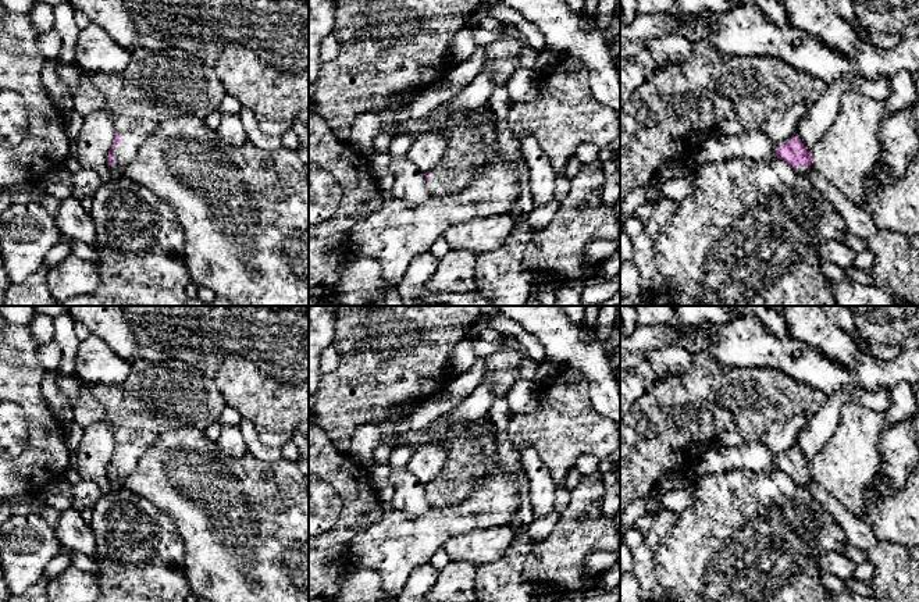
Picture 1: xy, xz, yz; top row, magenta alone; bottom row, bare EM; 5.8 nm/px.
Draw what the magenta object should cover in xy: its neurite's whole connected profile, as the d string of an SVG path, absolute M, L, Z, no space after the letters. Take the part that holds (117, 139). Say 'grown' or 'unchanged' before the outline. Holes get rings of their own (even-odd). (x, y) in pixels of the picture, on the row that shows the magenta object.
grown | M138 47L132 54L132 63L117 75L86 74L114 115L114 140L107 156L107 167L113 178L122 177L124 168L135 158L150 133L165 120L184 114L204 120L218 110L225 97L217 74L185 50Z

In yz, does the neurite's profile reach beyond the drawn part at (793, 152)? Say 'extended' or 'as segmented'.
extended

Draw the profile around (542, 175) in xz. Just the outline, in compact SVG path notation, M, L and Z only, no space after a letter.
M531 135L521 138L521 154L530 171L530 188L534 206L539 207L553 200L556 174L551 160Z

